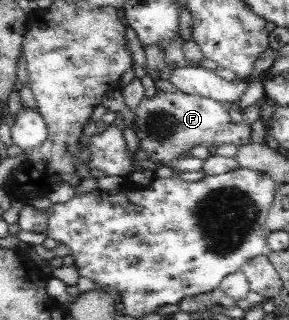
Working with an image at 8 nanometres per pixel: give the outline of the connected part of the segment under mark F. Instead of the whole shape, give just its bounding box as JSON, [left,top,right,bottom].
[131,91,252,164]

